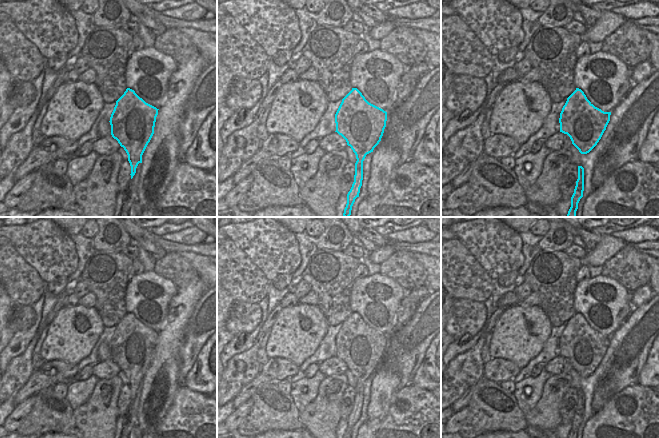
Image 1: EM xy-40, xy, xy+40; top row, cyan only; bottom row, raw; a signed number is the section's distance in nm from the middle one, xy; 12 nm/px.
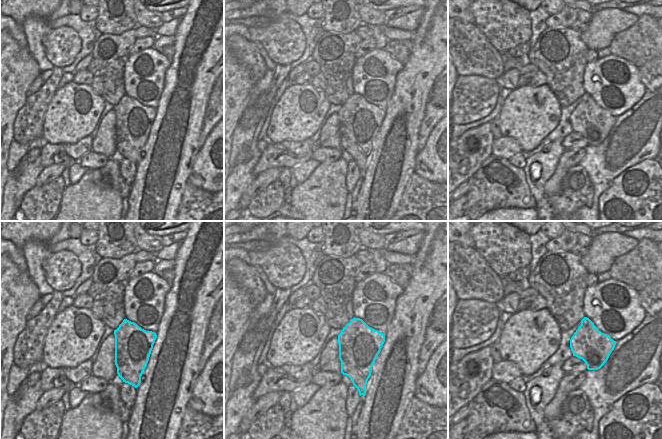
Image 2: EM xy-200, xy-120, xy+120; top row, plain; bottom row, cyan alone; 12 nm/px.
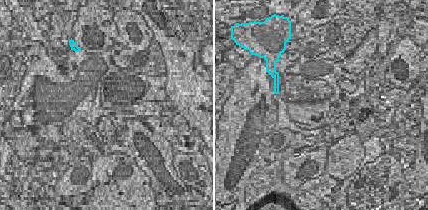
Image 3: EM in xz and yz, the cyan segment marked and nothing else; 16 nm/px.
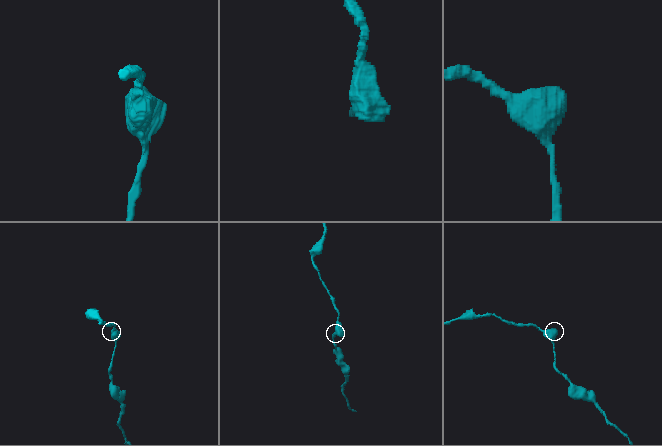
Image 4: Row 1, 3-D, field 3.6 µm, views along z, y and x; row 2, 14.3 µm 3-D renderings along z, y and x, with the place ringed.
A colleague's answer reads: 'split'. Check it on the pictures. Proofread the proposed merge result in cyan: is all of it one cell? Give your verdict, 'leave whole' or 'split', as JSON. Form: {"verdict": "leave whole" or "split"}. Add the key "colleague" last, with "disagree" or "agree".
{"verdict": "leave whole", "colleague": "disagree"}

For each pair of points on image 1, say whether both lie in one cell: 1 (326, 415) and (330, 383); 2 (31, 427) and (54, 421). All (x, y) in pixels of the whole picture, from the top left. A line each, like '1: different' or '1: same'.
1: same
2: same

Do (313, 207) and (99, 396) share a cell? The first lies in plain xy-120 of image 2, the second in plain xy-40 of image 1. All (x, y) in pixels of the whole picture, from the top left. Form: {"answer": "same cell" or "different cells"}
{"answer": "same cell"}

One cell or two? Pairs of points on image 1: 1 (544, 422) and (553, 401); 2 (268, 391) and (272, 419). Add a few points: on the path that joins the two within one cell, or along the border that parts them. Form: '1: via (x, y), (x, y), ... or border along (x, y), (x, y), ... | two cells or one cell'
1: via (545, 417), (548, 406) | one cell
2: via (268, 398), (272, 412) | one cell

